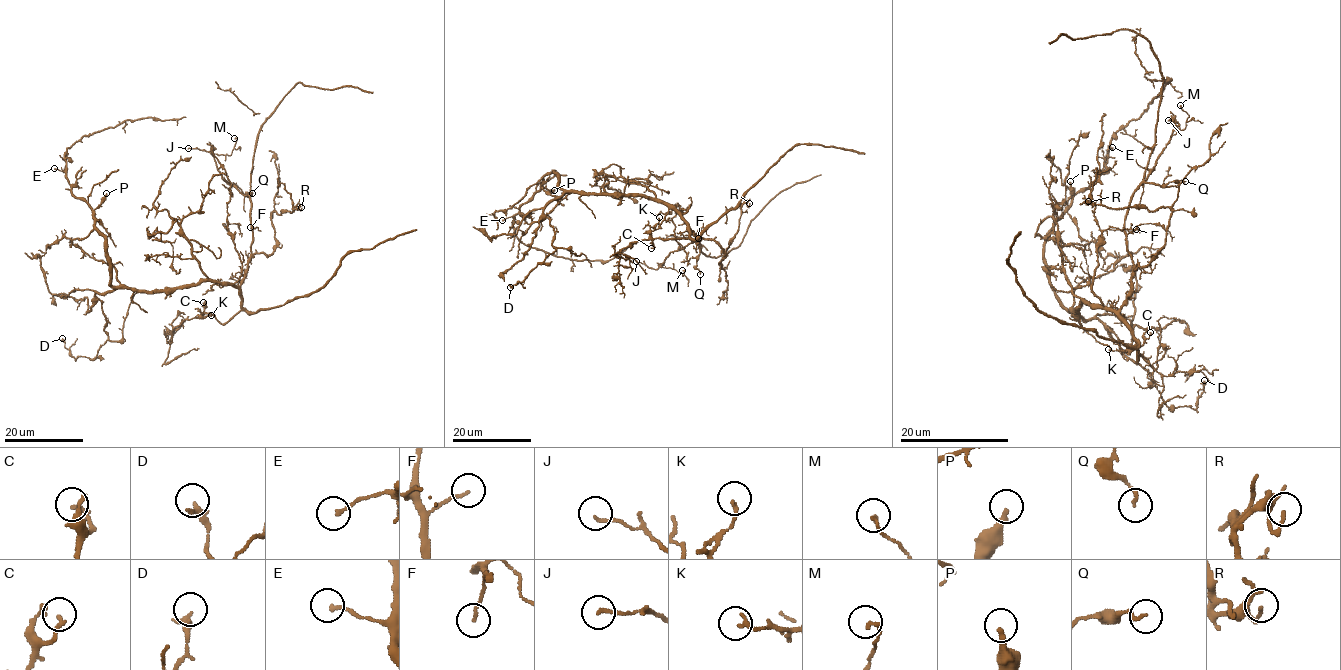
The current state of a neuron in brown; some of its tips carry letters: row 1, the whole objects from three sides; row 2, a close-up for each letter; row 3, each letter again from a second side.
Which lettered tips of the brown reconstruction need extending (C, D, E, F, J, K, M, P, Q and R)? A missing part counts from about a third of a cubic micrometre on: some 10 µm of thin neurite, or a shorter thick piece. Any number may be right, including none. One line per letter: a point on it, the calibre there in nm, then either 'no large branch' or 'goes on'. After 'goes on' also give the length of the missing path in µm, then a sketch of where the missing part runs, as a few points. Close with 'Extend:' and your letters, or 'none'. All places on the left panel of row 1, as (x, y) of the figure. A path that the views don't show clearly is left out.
C: (203, 302) | 190 nm | no large branch
D: (62, 338) | 320 nm | no large branch
E: (54, 168) | 150 nm | no large branch
F: (250, 227) | 120 nm | no large branch
J: (188, 148) | 140 nm | no large branch
K: (211, 315) | 170 nm | no large branch
M: (234, 138) | 160 nm | no large branch
P: (106, 193) | 240 nm | goes on | 15 µm | (106, 193), (110, 180), (118, 174), (121, 166), (123, 174)
Q: (252, 193) | 170 nm | no large branch
R: (301, 207) | 120 nm | no large branch
Extend: P

